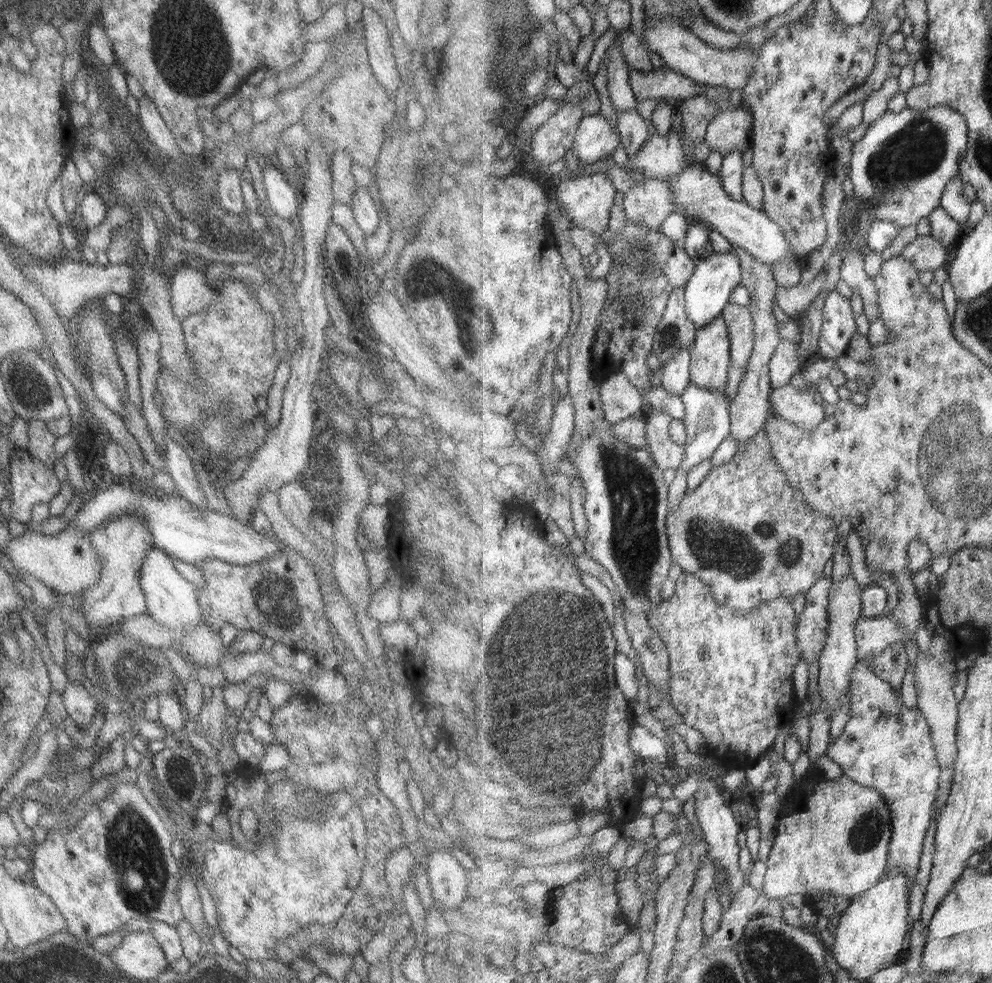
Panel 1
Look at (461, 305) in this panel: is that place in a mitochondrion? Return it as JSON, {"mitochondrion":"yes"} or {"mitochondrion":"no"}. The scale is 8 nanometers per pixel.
{"mitochondrion":"yes"}

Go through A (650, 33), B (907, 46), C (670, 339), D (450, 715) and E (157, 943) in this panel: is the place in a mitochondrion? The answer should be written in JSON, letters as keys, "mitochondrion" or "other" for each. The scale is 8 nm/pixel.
{"A":"other","B":"other","C":"mitochondrion","D":"other","E":"other"}

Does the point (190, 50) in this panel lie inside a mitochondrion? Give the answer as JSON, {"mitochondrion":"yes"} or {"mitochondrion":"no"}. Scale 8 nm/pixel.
{"mitochondrion":"yes"}

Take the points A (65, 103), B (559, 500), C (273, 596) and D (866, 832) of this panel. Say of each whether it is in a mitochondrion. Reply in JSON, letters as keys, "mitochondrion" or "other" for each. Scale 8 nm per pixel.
{"A":"other","B":"other","C":"mitochondrion","D":"mitochondrion"}

